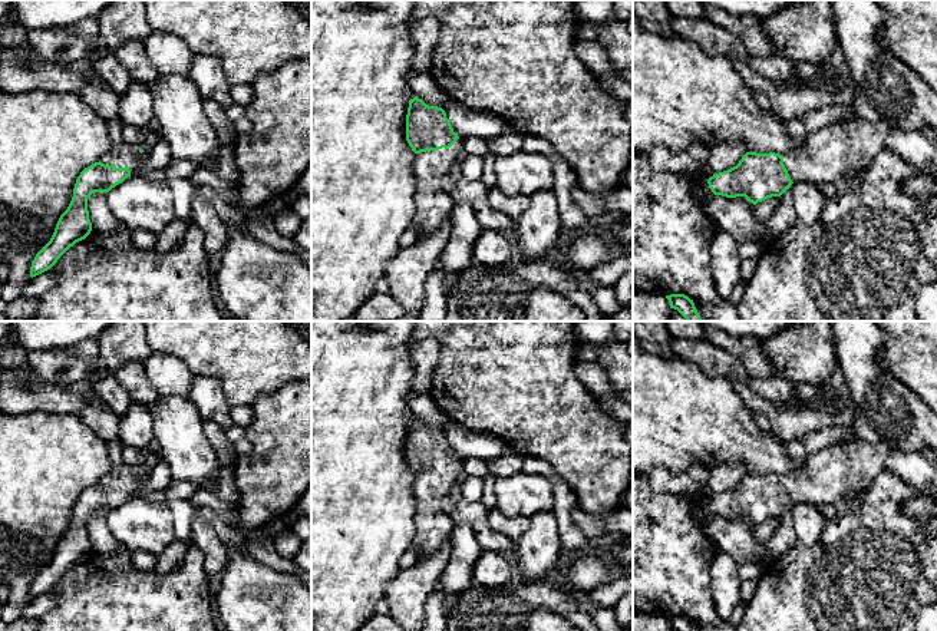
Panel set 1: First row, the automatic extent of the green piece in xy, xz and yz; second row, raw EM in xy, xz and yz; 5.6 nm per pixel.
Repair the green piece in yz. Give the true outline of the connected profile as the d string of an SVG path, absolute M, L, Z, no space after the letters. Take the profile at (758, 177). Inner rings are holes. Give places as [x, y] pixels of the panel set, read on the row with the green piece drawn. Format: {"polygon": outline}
{"polygon": "M857 119L802 136L804 143L783 156L746 152L739 163L707 179L715 195L745 196L756 205L781 196L792 184L839 184L861 174L884 149L890 128Z"}

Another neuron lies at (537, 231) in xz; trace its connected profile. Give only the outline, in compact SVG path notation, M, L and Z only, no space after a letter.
M542 189L529 196L529 205L515 222L512 237L518 241L522 262L535 262L557 244L561 234L561 215L552 189Z

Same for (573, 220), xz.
M524 135L521 149L529 153L542 153L550 159L554 166L552 191L558 201L561 231L564 231L570 239L581 234L587 217L571 198L573 186L577 184L577 175L573 168L561 158L554 145L541 136Z

